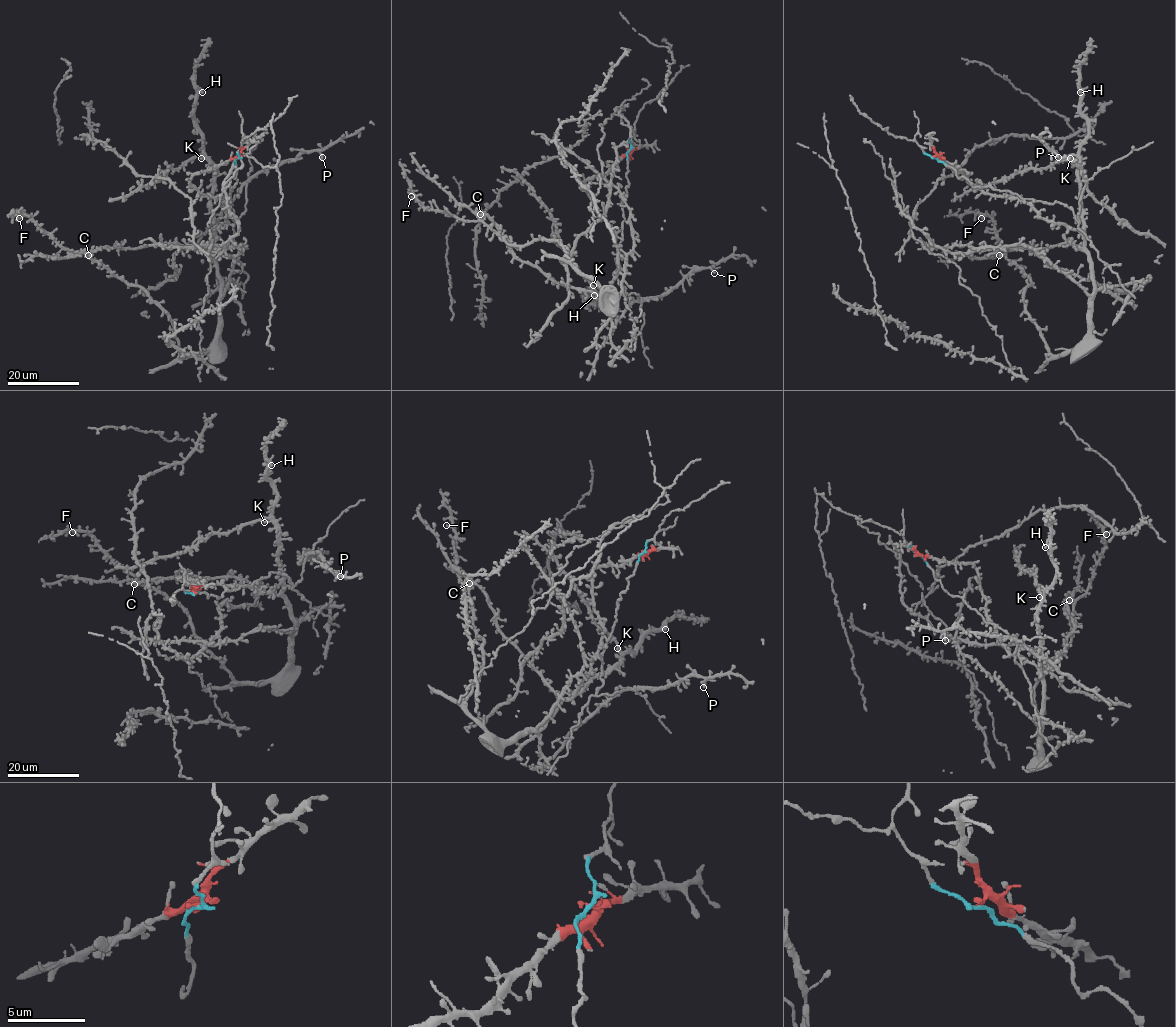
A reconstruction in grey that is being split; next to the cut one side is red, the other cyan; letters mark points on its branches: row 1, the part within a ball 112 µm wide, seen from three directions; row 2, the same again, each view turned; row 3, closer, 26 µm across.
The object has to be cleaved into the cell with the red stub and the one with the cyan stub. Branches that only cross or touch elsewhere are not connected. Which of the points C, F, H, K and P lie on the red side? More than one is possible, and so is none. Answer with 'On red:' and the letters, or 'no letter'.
On red: C, F, H, K

